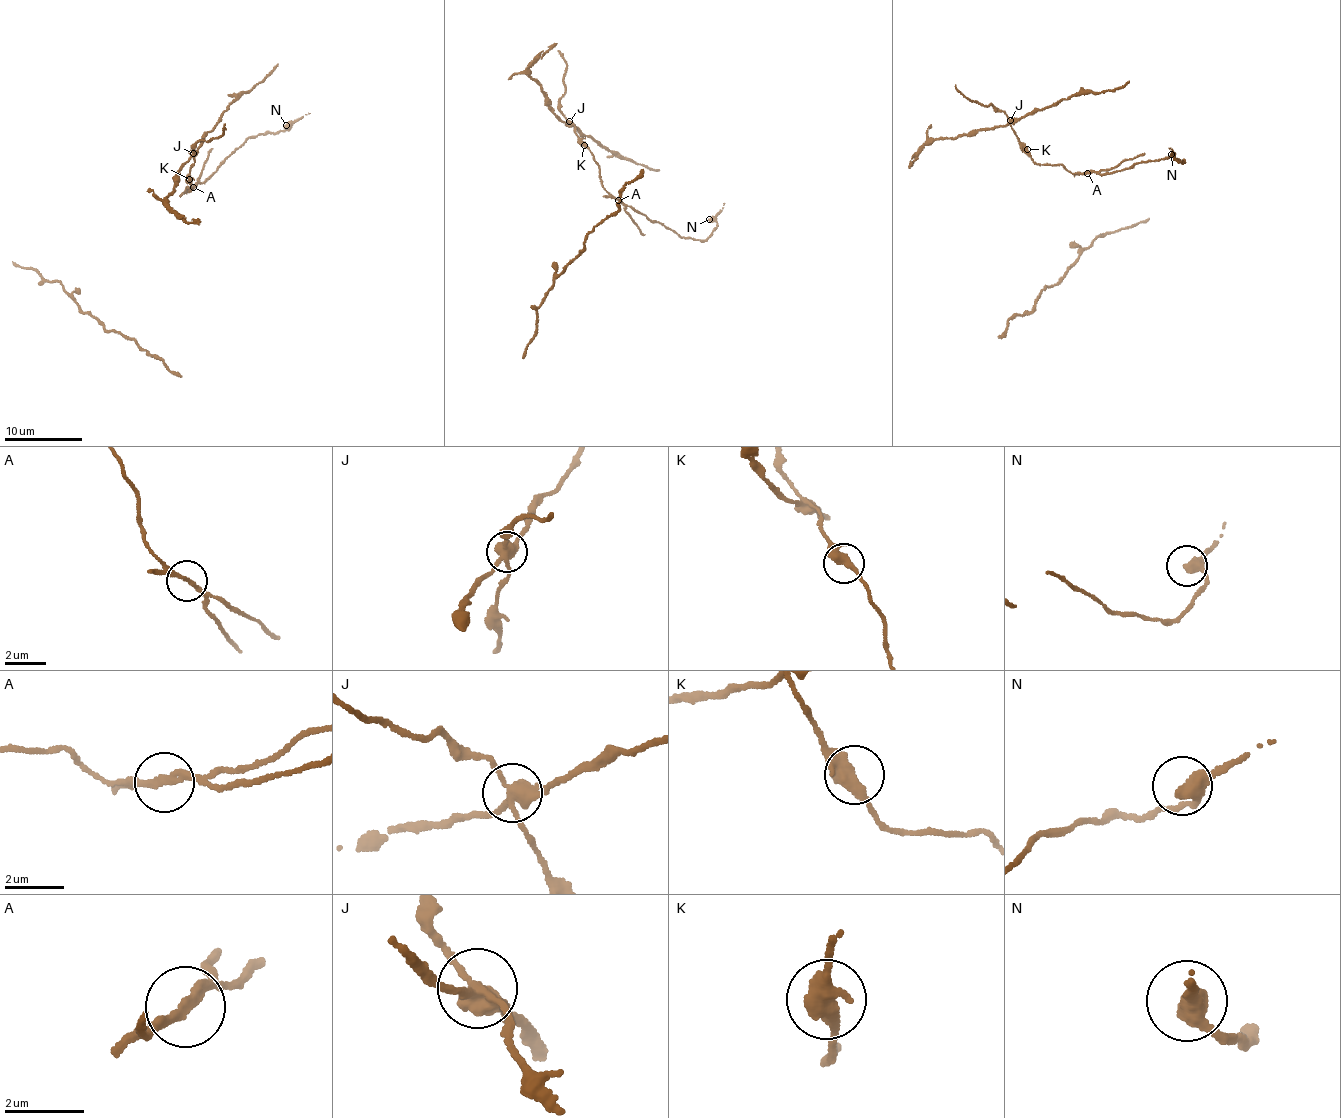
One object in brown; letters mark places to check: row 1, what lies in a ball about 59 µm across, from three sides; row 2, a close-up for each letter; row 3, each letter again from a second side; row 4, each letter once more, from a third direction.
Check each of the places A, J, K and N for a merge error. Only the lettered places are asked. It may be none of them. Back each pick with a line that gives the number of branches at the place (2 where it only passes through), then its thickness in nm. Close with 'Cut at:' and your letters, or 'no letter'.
A: branches 2; calibre 200 nm
J: branches 4; calibre 360 nm
Cut at: A, J

